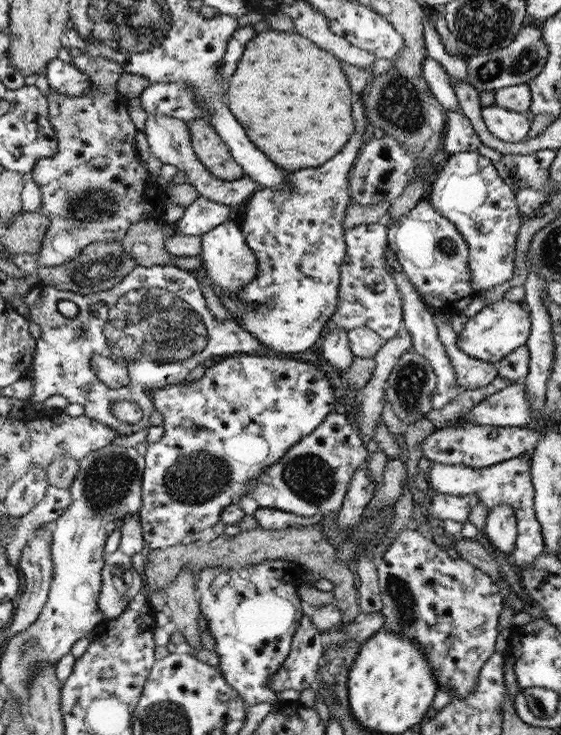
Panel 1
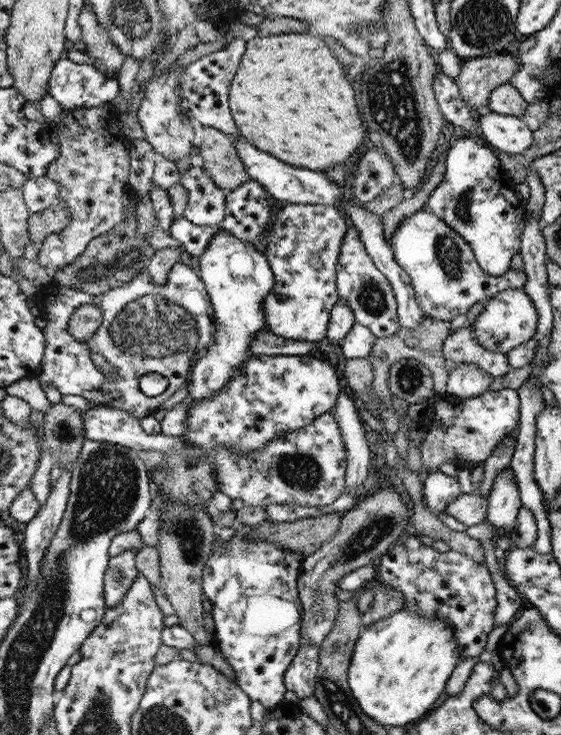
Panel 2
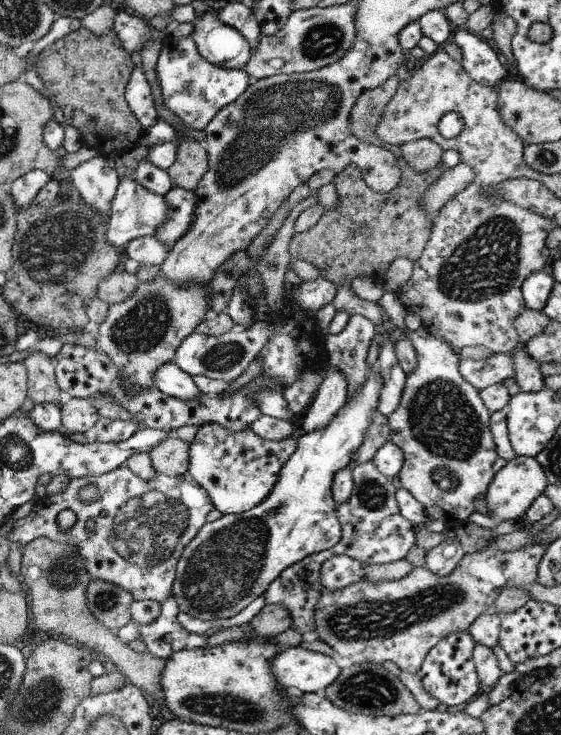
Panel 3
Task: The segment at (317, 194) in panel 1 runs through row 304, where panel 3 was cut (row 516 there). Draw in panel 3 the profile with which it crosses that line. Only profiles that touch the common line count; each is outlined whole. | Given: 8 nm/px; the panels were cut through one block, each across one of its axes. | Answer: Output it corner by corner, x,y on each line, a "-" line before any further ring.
370,370
364,386
353,399
347,400
327,427
306,433
297,440
296,454
283,466
282,474
266,501
246,513
223,515
203,526
196,538
183,550
178,564
174,592
180,611
201,621
231,619
242,613
256,598
262,597
271,582
280,579
292,565
311,554
332,548
341,539
342,529
336,512
338,505
332,496
332,483
339,470
353,465
355,452
362,444
373,412
378,409
382,387
380,370

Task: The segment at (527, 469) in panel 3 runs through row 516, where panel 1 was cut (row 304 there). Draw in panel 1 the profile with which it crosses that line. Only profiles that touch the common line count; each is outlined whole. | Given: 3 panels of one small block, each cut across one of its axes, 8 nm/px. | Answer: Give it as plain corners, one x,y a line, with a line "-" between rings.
499,300
490,303
463,324
462,330
455,334
455,345
472,358
497,364
515,348
526,346
530,331
531,320
524,303

